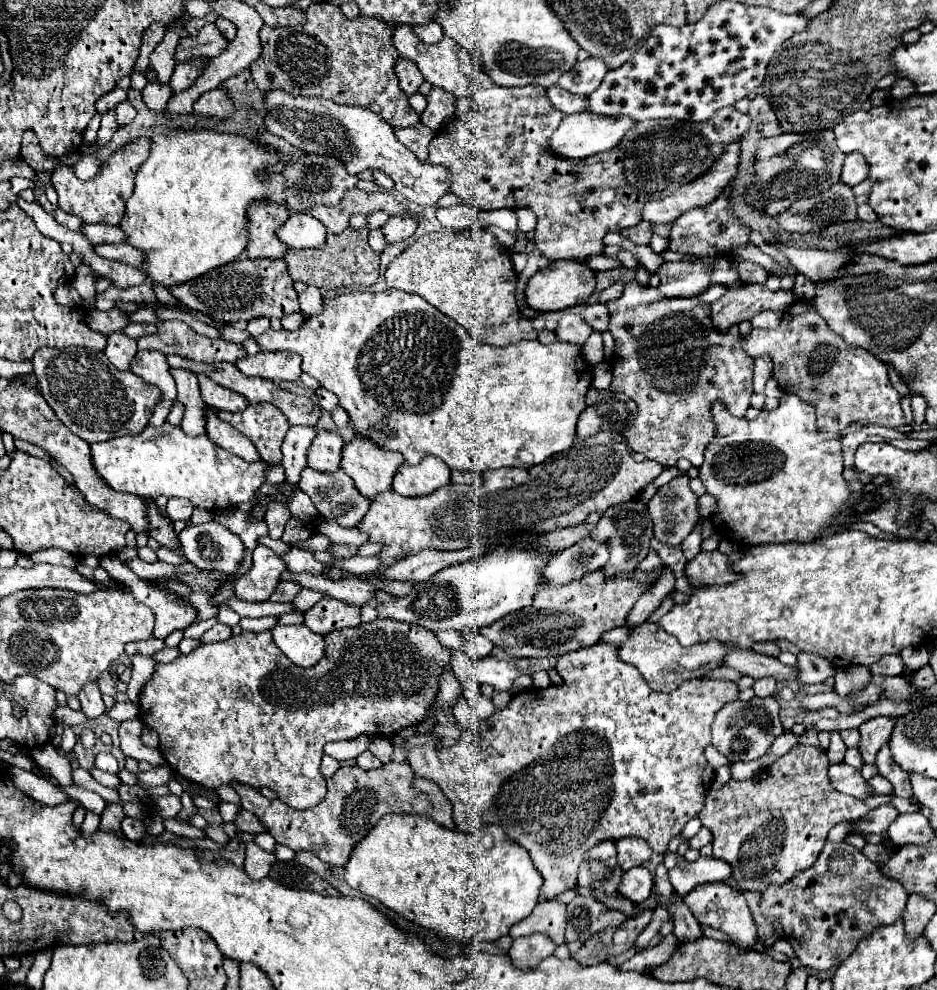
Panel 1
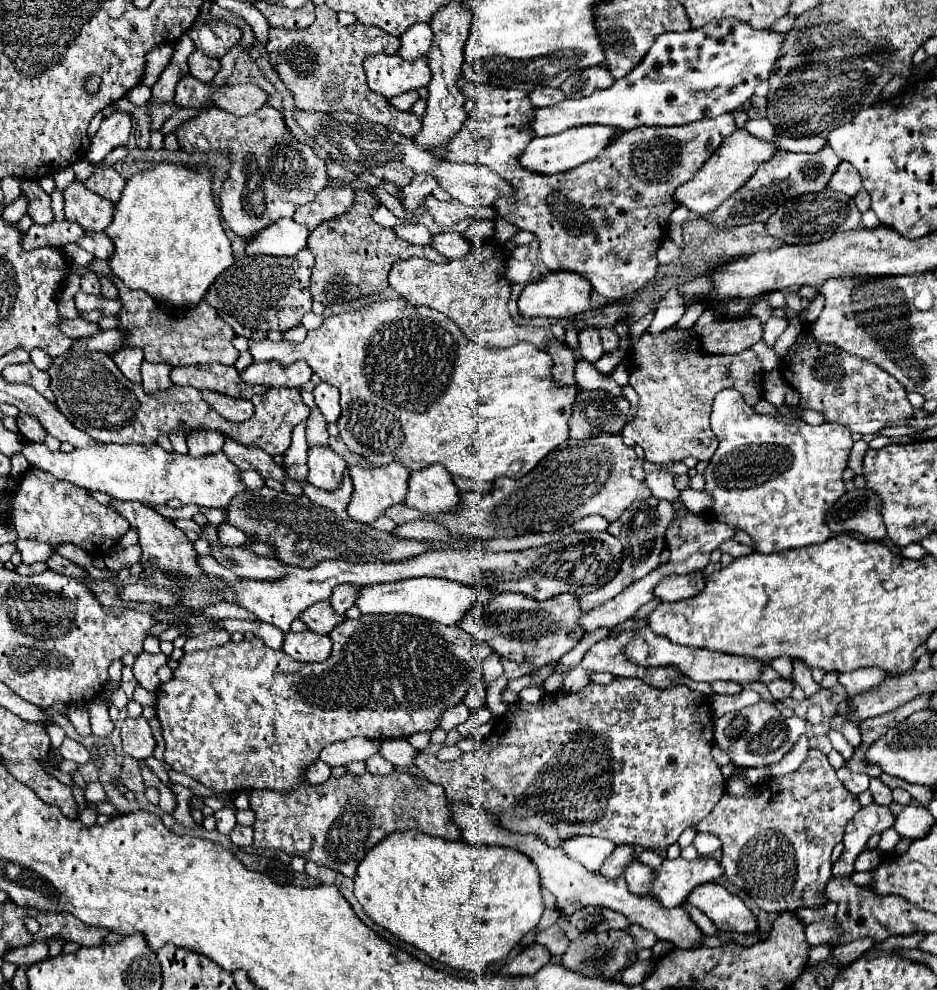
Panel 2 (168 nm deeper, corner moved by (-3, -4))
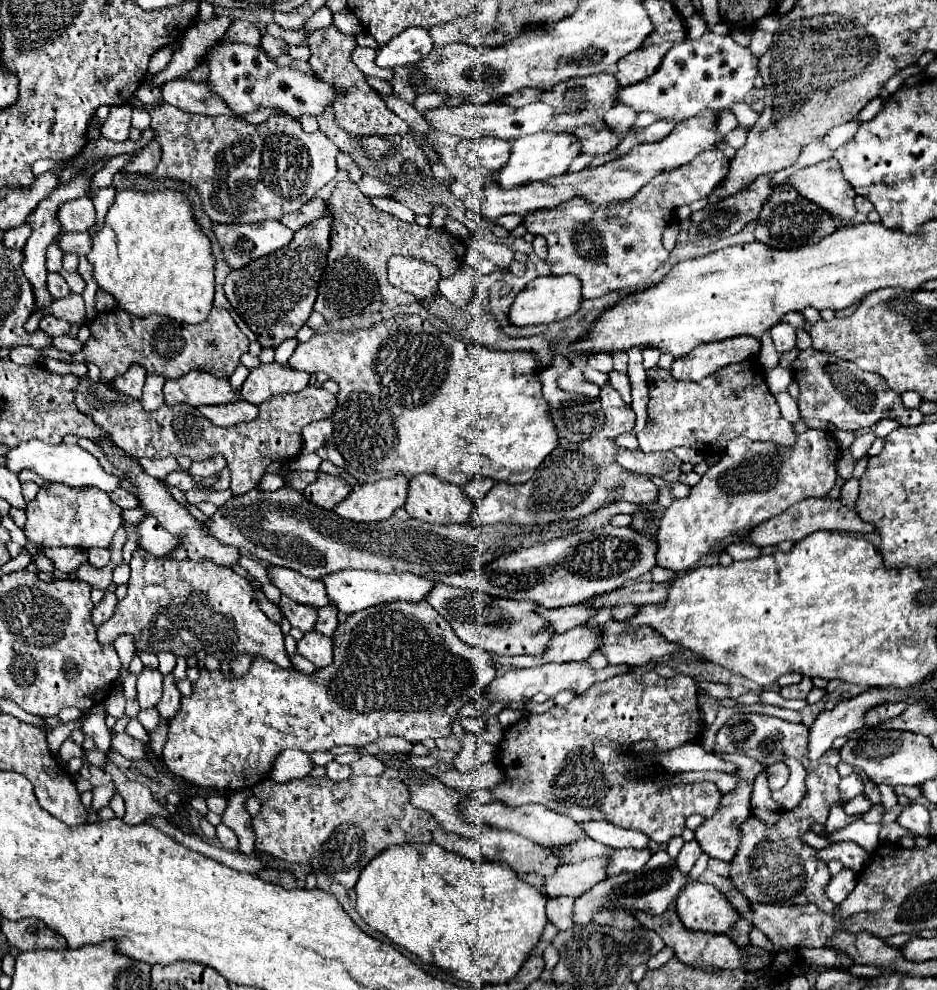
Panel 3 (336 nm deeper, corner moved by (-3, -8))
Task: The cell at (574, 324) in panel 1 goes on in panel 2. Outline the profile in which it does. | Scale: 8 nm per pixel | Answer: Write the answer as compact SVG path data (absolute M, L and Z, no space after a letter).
M584 327L584 329L580 329L578 331L578 341L580 341L582 357L586 357L586 361L590 361L590 363L598 361L600 355L604 353L602 341L600 341L600 335L598 335L596 327Z

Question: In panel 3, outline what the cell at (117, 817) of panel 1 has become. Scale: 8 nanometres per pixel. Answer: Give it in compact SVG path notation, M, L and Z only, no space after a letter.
M97 748L85 751L86 757L92 765L104 770L106 754Z

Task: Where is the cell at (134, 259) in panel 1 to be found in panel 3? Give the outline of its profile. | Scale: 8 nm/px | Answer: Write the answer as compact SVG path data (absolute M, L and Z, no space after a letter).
M60 233L56 241L64 253L76 253L78 257L88 253L92 245L92 237L88 233Z

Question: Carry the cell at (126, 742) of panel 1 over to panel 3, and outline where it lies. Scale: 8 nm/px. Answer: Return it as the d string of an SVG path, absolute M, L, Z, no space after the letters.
M132 719L132 721L126 725L126 733L128 733L128 735L132 735L132 737L136 737L136 739L142 739L142 741L150 743L148 731L146 731L146 729L136 721L136 719Z

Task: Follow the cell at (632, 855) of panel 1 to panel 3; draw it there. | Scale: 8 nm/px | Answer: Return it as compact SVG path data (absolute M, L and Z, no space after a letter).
M588 859L576 865L564 865L554 875L546 877L546 897L560 897L560 895L572 895L578 897L590 885L596 885L606 877L604 873L604 861L602 859Z

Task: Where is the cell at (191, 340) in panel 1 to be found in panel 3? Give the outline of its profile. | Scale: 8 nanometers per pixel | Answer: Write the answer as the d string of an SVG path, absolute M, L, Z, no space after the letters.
M212 307L206 321L196 323L196 325L178 323L178 321L174 321L170 317L162 317L162 315L150 315L150 317L138 319L122 309L112 309L112 311L96 315L88 323L88 329L92 335L84 343L82 351L72 353L72 363L94 363L100 369L100 375L104 381L112 381L114 377L124 375L126 369L130 369L130 365L140 365L146 369L146 373L156 373L156 375L162 375L164 379L178 379L192 369L206 371L218 379L228 379L234 373L234 369L240 365L240 355L246 353L248 345L250 345L248 337L238 329L232 315L222 307Z

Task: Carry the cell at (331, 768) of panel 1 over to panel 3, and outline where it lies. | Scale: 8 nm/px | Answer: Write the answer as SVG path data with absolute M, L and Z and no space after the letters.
M286 749L274 759L274 765L272 765L272 771L268 777L272 781L286 783L286 781L310 775L312 767L314 765L312 765L308 753L304 753L300 749Z

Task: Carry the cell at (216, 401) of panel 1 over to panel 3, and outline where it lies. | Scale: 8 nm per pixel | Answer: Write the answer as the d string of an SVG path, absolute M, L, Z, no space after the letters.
M244 399L234 401L234 403L224 403L224 405L202 405L198 409L206 419L210 419L212 423L220 427L230 427L242 421L252 421L258 415L258 407Z

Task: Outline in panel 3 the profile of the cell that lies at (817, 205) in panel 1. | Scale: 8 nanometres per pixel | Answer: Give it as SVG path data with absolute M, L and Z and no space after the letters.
M786 185L786 187L774 189L774 193L764 201L762 211L756 219L754 237L756 241L770 245L774 249L796 249L800 245L818 243L826 235L834 233L838 227L842 227L838 225L838 221L832 221L828 213L822 213L822 209L818 209L814 203L806 201L804 197L798 197L798 193L794 193L794 189Z

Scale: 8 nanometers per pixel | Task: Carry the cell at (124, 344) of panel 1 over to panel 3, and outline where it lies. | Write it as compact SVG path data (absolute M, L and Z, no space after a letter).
M132 365L122 377L116 377L114 381L110 381L110 387L122 395L128 395L132 399L140 399L144 379L146 379L146 371L138 365Z

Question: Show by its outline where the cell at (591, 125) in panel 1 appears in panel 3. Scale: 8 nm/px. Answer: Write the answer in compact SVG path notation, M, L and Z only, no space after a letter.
M534 133L520 137L510 147L510 159L504 163L504 167L496 173L496 183L502 189L514 189L526 183L534 181L546 181L550 177L564 175L568 171L568 165L572 159L576 159L580 153L580 141L572 135L558 135L558 133Z

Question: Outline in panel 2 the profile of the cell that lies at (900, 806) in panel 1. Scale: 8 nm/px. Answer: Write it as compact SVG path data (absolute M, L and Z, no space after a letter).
M872 777L870 779L870 787L868 787L874 795L874 802L880 805L889 806L891 804L891 790L882 785L882 781L878 777Z

